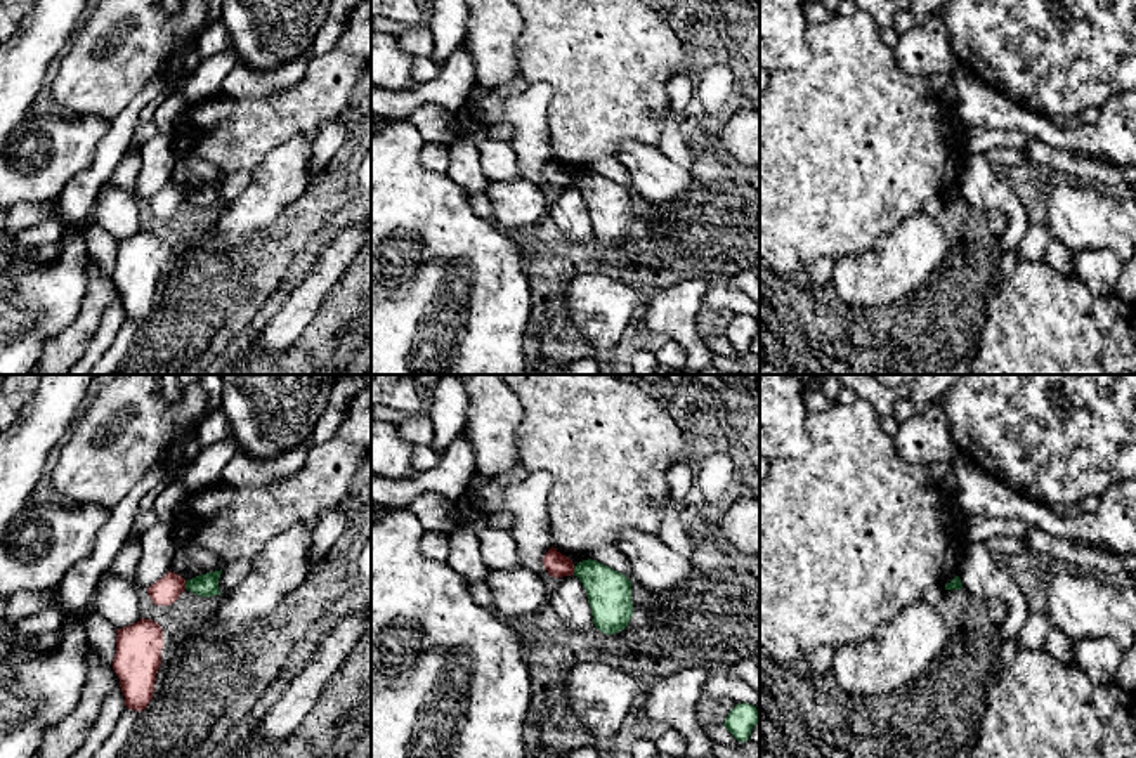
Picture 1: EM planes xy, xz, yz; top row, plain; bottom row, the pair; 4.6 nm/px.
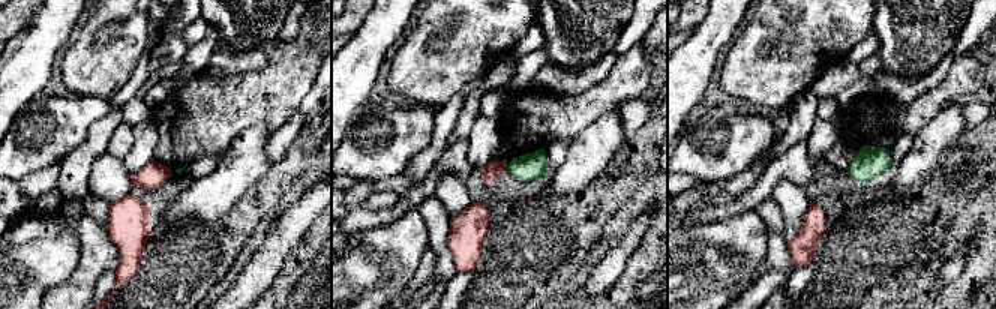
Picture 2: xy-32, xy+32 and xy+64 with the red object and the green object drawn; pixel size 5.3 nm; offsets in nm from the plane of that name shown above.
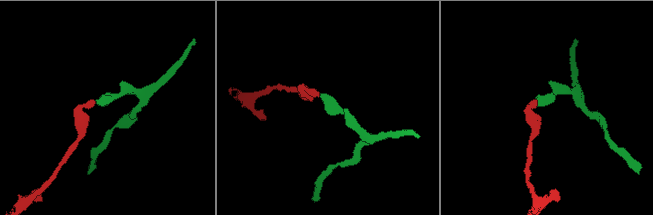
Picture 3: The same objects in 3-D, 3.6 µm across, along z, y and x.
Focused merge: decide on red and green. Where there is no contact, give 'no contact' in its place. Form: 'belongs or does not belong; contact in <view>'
does not belong; contact in xy

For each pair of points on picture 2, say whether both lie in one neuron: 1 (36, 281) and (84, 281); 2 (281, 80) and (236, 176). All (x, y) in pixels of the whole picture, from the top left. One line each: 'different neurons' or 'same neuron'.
1: different neurons
2: different neurons

